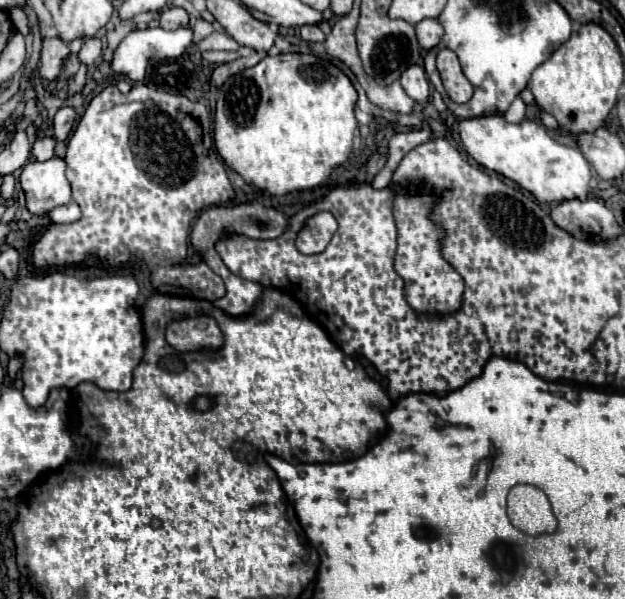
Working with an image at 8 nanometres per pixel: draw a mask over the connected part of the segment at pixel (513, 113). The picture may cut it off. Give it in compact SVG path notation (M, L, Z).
M518 96L516 102L512 102L512 106L510 106L502 116L504 116L508 122L522 122L522 120L524 120L524 110L526 110L526 106L524 106L522 98Z

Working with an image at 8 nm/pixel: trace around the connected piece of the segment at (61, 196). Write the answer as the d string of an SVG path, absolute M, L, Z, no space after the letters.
M54 156L44 162L28 162L22 170L22 190L28 210L36 216L44 216L48 210L72 202L64 158Z

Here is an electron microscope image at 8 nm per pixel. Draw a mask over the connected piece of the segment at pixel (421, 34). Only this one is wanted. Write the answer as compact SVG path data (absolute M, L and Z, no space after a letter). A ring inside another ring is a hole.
M428 18L428 20L422 20L422 22L416 24L416 36L418 36L418 42L424 50L430 50L430 48L438 46L442 34L444 34L444 30L442 30L438 20Z

